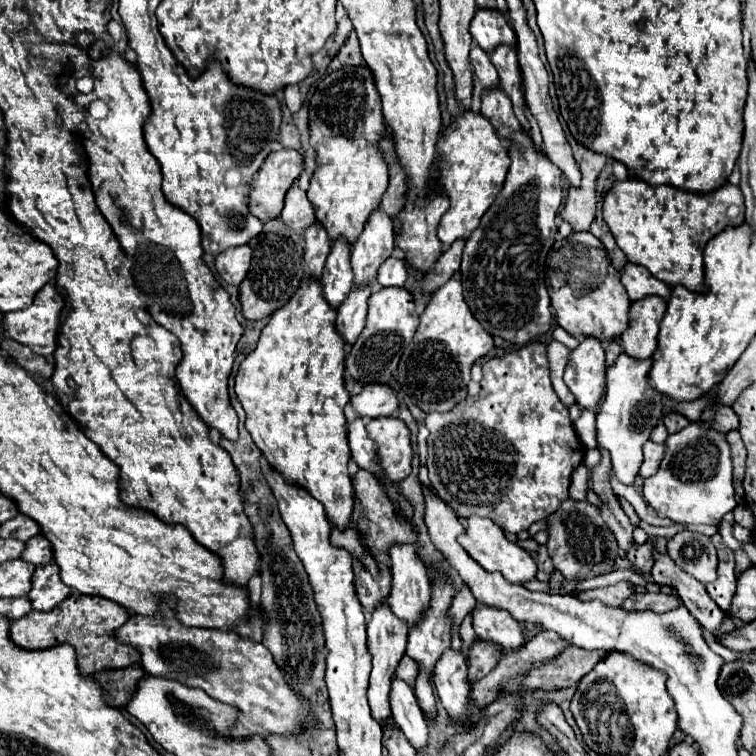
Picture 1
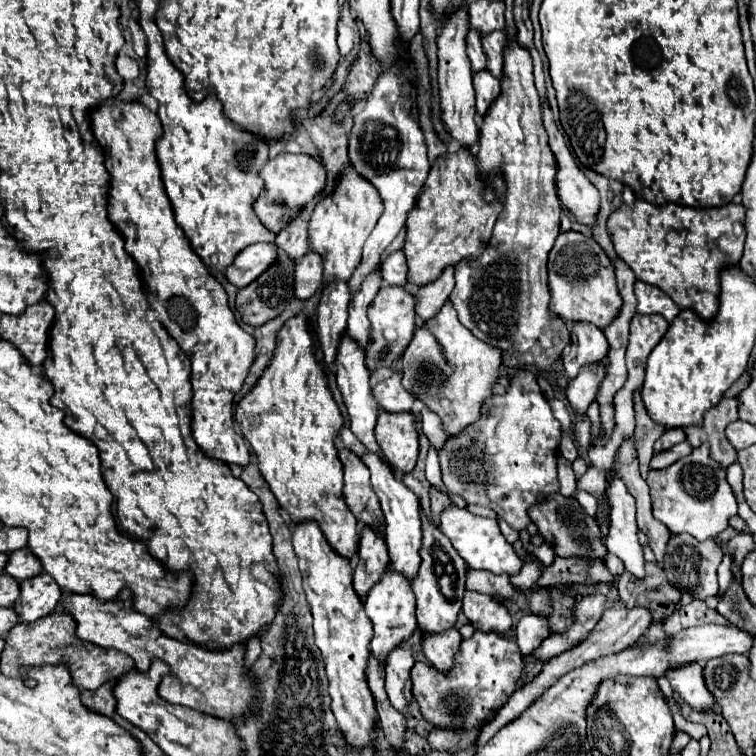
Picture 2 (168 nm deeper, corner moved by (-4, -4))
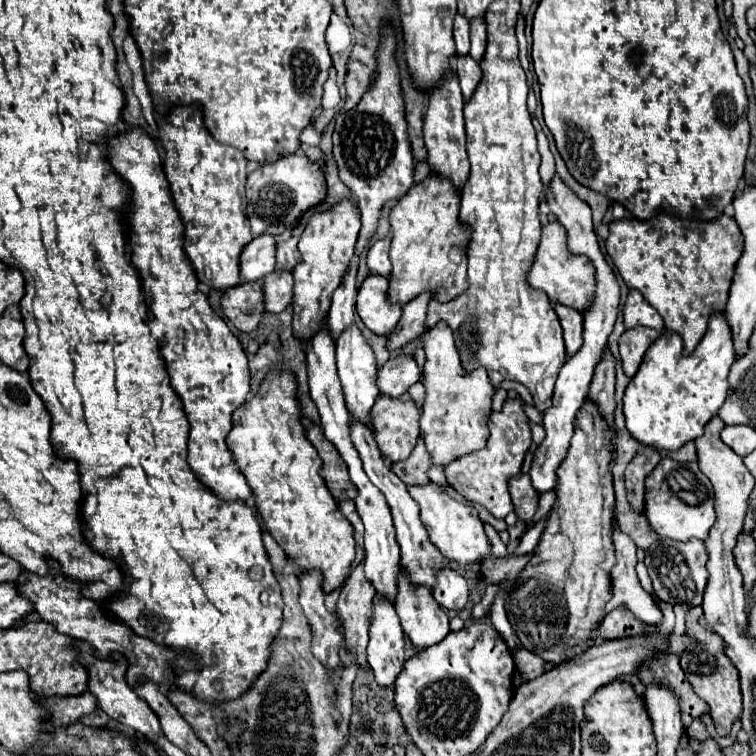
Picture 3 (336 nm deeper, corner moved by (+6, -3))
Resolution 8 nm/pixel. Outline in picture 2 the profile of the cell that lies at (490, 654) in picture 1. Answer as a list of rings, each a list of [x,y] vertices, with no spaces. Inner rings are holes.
[[[474,633],[470,639],[462,639],[460,649],[458,649],[458,657],[454,659],[454,669],[450,669],[450,673],[442,673],[442,671],[438,671],[438,669],[434,669],[432,665],[426,665],[426,663],[416,663],[416,665],[412,667],[412,697],[414,697],[416,703],[420,705],[422,717],[424,717],[428,723],[432,723],[434,727],[442,727],[442,729],[450,729],[450,731],[472,731],[472,729],[476,729],[476,731],[480,733],[482,727],[484,727],[484,723],[486,723],[492,715],[496,715],[496,711],[510,699],[510,695],[514,693],[514,685],[516,685],[520,673],[522,673],[522,655],[520,655],[520,649],[518,649],[514,637],[510,637],[510,635],[502,637],[500,633]]]

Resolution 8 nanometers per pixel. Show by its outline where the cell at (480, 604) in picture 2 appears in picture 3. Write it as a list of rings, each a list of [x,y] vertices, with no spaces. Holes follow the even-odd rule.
[[[444,568],[444,572],[440,572],[434,598],[444,610],[464,610],[468,604],[468,584],[458,572]]]

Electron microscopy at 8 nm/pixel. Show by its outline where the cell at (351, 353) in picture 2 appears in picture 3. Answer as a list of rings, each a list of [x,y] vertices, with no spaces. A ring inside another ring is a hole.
[[[350,416],[350,440],[354,444],[354,448],[358,450],[362,464],[364,464],[364,472],[368,474],[370,482],[374,486],[378,486],[382,490],[382,494],[386,496],[386,502],[392,510],[392,518],[394,518],[394,528],[396,528],[396,540],[400,544],[400,554],[402,554],[402,568],[404,574],[414,582],[414,584],[426,584],[430,590],[434,588],[436,580],[438,580],[438,572],[448,564],[448,560],[444,558],[444,554],[430,542],[428,532],[424,528],[424,524],[420,522],[420,512],[418,512],[418,504],[412,500],[406,484],[390,470],[390,466],[382,460],[382,454],[378,450],[378,444],[372,438],[372,432],[366,428],[366,424],[362,424],[360,420],[354,420],[354,416]]]

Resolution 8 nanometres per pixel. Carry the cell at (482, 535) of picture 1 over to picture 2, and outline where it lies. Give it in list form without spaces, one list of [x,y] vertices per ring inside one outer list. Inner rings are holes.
[[[448,505],[438,517],[438,527],[452,541],[454,549],[460,553],[460,557],[466,561],[466,565],[470,569],[486,569],[486,571],[492,571],[496,575],[500,575],[500,573],[516,575],[520,571],[522,559],[516,555],[512,545],[508,545],[508,541],[500,533],[496,519],[472,515],[468,509]]]

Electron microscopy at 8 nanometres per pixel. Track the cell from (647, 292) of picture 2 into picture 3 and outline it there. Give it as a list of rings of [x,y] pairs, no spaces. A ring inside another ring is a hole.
[[[634,288],[630,290],[628,300],[624,304],[624,324],[626,324],[626,328],[648,326],[648,328],[654,328],[658,332],[664,332],[664,320],[662,320],[662,316]]]

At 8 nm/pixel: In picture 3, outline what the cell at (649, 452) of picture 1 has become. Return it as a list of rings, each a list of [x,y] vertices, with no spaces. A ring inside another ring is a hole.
[[[688,442],[688,444],[684,444],[680,450],[676,450],[676,452],[666,452],[666,456],[678,460],[680,464],[692,462],[692,460],[696,460],[696,446],[694,446],[692,442]]]

